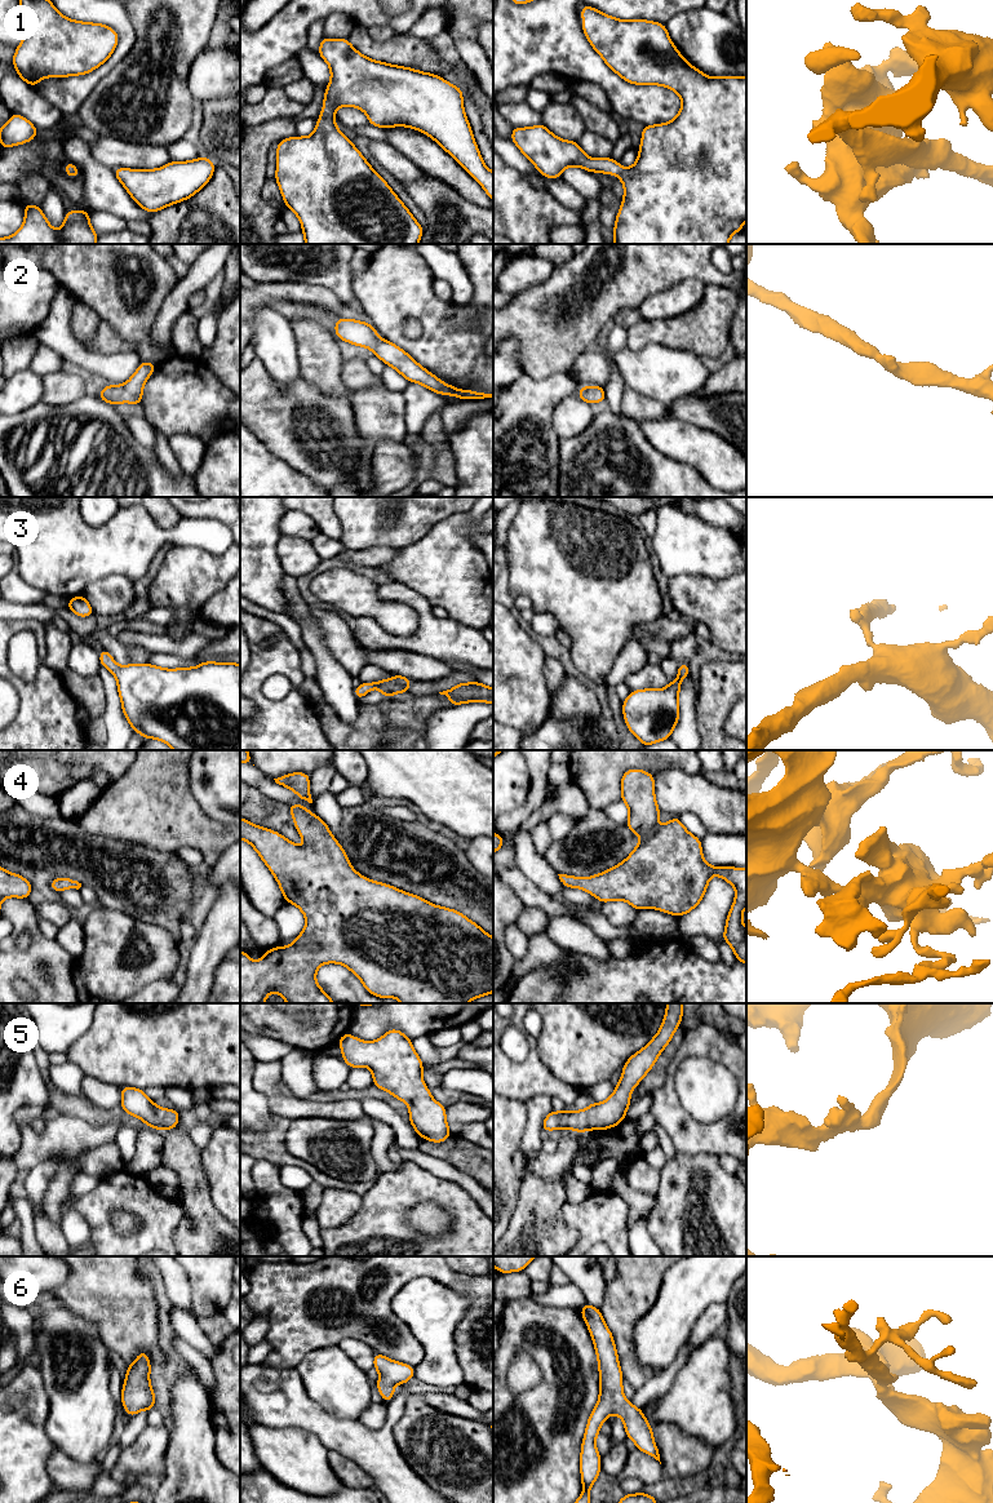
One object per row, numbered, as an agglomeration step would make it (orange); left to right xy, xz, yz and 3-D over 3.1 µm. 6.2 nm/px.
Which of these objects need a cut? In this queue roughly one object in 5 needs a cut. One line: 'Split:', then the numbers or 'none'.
Split: none

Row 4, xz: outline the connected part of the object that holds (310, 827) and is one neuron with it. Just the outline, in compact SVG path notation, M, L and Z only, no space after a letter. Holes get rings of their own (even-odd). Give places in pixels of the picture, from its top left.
M294 803L287 806L292 813L296 830L307 843L305 847L298 847L280 833L254 825L243 817L240 817L240 839L247 841L257 851L262 861L274 874L285 903L296 905L303 913L306 925L291 945L269 949L258 962L251 961L249 953L240 950L240 1003L265 1003L266 997L271 992L280 994L287 1003L334 1003L334 1001L319 987L315 979L318 968L324 963L340 963L345 966L360 979L368 993L380 997L381 999L394 997L402 1003L469 1003L471 999L488 996L493 992L493 937L455 909L434 905L420 896L408 894L387 883L371 881L369 878L363 877L353 869L345 850L320 817L302 806Z

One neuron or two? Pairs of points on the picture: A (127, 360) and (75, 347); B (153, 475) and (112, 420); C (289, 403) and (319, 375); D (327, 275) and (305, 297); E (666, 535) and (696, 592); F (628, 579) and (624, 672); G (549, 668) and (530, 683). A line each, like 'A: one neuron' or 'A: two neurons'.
A: one neuron
B: one neuron
C: two neurons
D: two neurons
E: two neurons
F: two neurons
G: two neurons

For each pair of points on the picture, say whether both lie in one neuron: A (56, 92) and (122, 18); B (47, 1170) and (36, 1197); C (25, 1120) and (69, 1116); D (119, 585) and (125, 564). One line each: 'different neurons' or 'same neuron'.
A: same neuron
B: same neuron
C: different neurons
D: different neurons

